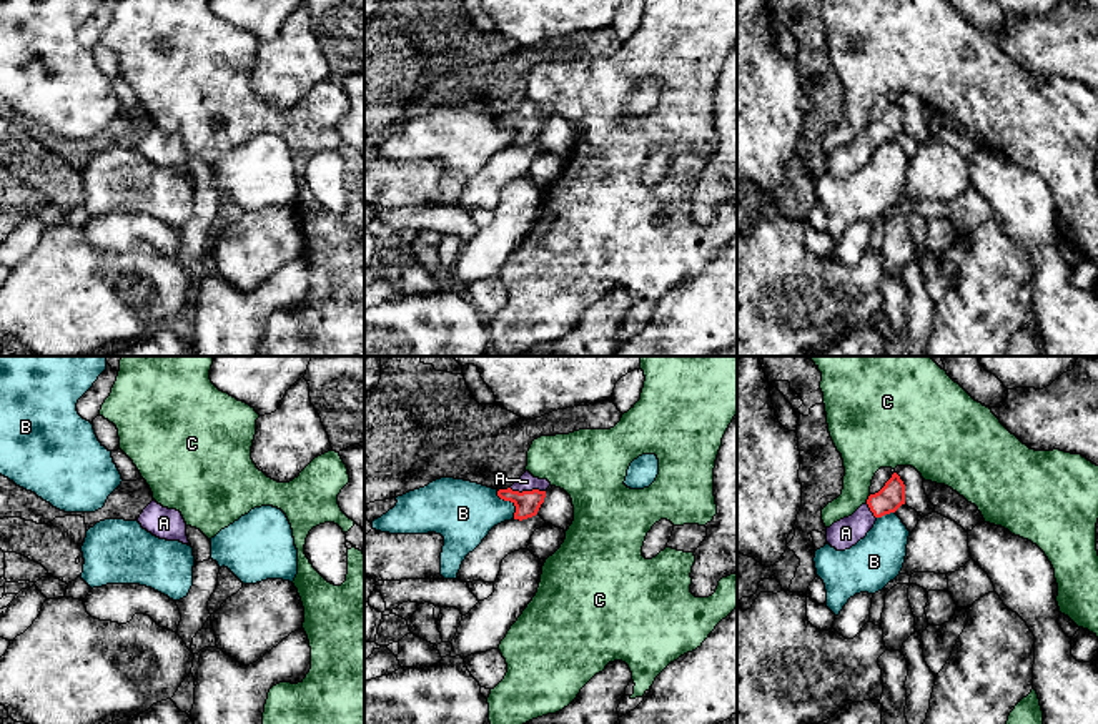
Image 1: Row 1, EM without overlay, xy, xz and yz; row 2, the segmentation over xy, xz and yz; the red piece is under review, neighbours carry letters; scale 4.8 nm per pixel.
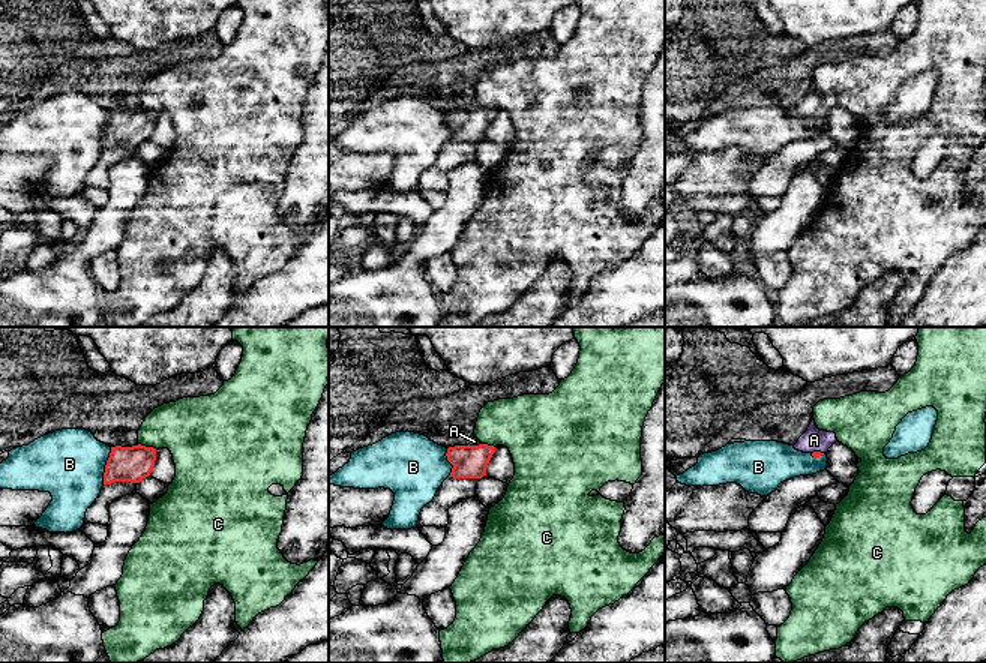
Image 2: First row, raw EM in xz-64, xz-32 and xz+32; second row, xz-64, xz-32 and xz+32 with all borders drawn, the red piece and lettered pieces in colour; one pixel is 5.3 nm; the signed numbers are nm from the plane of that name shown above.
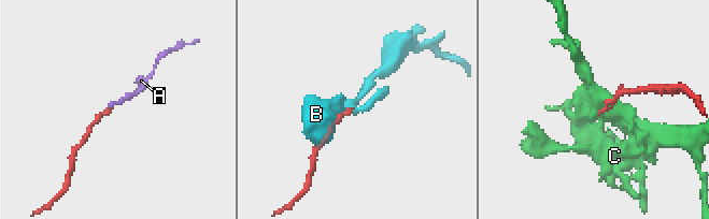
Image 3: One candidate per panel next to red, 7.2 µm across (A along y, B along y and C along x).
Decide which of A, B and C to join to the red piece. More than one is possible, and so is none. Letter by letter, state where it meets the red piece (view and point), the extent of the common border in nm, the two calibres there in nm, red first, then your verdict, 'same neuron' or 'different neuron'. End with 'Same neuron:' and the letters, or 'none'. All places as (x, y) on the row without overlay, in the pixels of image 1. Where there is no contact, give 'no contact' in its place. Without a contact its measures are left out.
A: xz (528, 119) | 180 nm | 120/80 nm | same neuron
B: xz (511, 128) | 160 nm | 120/300 nm | different neuron
C: yz (869, 125) | 50 nm | 120/260 nm | different neuron
Same neuron: A

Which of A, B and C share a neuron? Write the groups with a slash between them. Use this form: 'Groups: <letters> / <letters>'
Groups: A / B / C

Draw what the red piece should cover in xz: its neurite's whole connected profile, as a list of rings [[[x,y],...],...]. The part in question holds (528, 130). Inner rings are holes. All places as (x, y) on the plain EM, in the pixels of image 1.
[[[526,98],[511,115],[499,117],[497,123],[511,128],[516,133],[514,146],[522,148],[537,141],[549,113],[547,107],[534,105]]]

